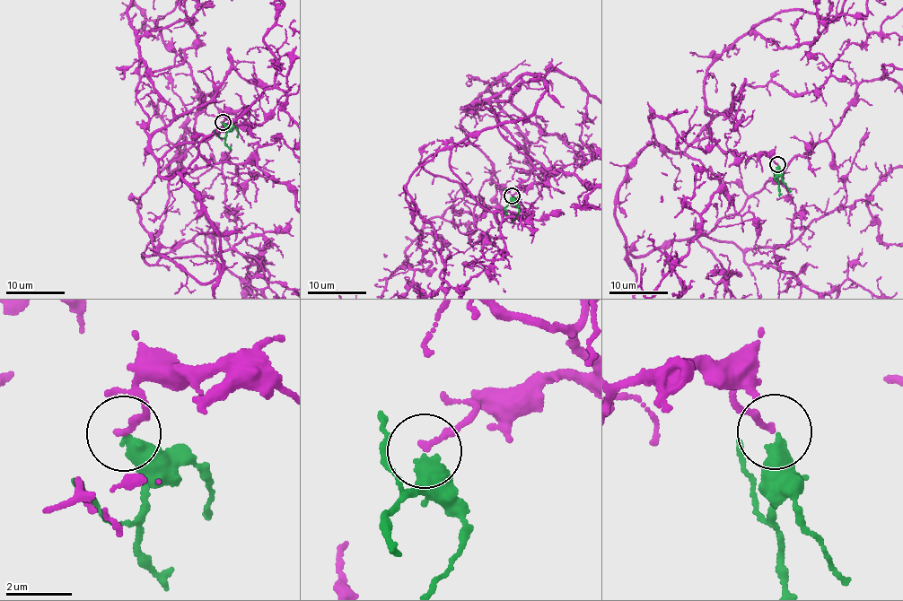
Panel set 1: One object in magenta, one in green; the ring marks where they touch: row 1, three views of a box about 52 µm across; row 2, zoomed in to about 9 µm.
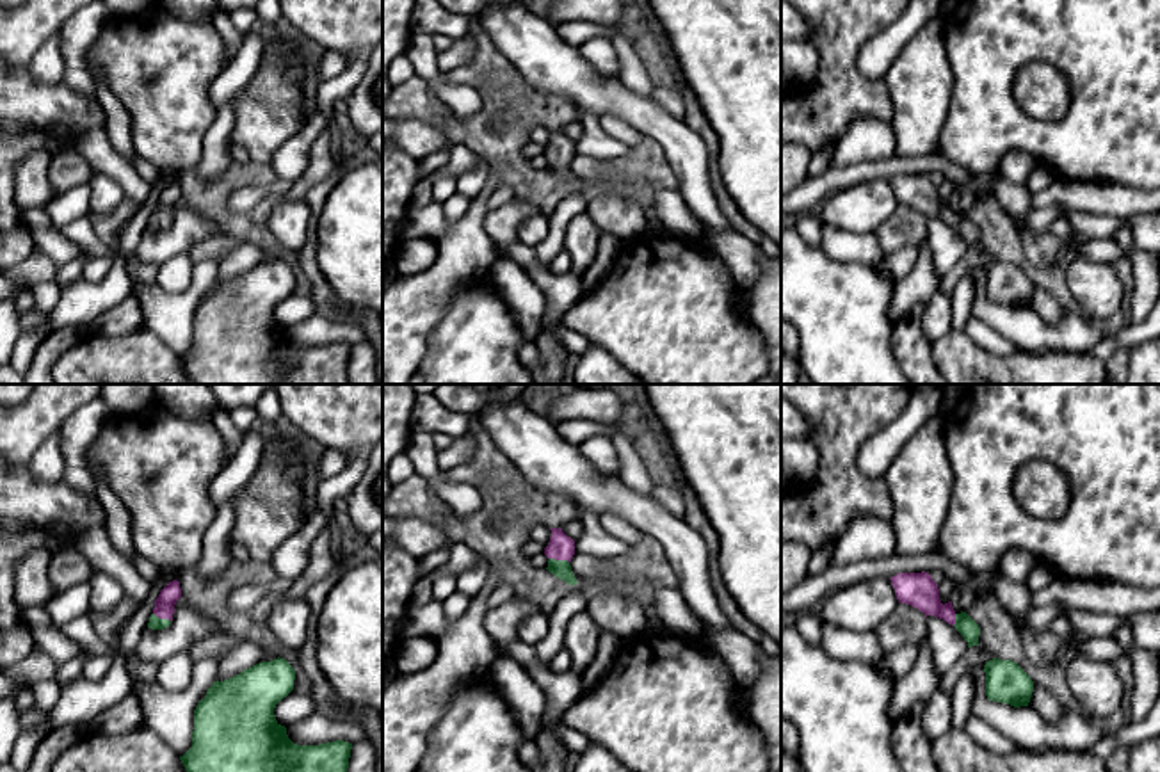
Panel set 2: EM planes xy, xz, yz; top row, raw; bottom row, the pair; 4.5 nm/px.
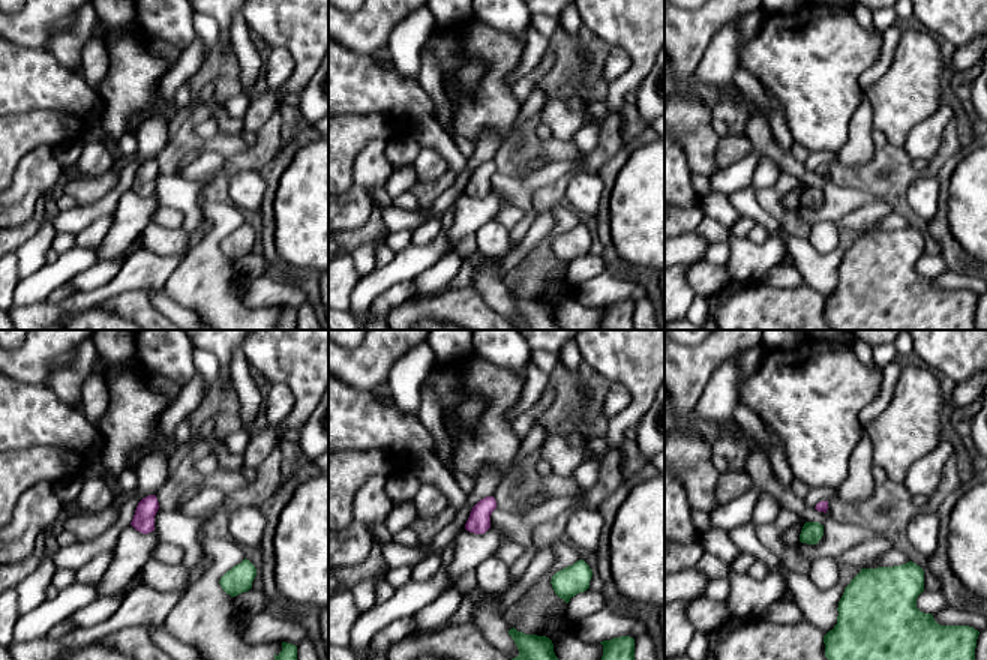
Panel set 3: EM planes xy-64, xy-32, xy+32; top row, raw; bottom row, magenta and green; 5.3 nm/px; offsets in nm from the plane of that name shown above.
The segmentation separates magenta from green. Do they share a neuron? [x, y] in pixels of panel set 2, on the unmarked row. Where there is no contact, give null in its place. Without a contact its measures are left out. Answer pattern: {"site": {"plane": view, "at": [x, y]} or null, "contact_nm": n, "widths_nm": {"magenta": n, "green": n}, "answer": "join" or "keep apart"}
{"site": {"plane": "xz", "at": [559, 160]}, "contact_nm": 90, "widths_nm": {"magenta": 120, "green": 80}, "answer": "join"}

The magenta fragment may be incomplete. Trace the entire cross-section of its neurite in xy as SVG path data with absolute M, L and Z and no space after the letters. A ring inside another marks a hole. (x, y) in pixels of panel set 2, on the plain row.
M173 181L169 183L155 201L155 210L149 219L148 229L151 231L164 231L171 226L174 206L181 199L180 183Z

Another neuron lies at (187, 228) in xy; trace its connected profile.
M176 206L171 226L164 231L144 229L135 253L142 263L158 267L176 254L189 253L194 244L222 231L217 221Z

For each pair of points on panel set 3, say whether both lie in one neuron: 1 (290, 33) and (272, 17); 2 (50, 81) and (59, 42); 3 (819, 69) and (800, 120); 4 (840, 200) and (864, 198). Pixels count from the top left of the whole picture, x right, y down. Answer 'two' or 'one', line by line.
1: one
2: two
3: one
4: one

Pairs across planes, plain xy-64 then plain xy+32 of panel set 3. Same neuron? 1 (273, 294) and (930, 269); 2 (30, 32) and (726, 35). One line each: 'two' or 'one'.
1: two
2: two

